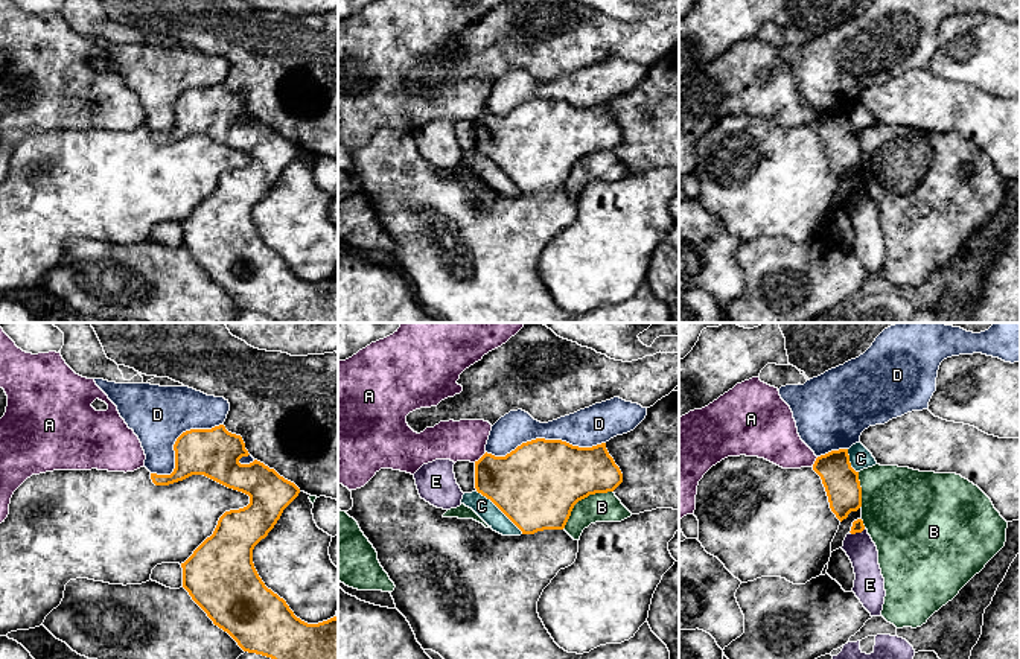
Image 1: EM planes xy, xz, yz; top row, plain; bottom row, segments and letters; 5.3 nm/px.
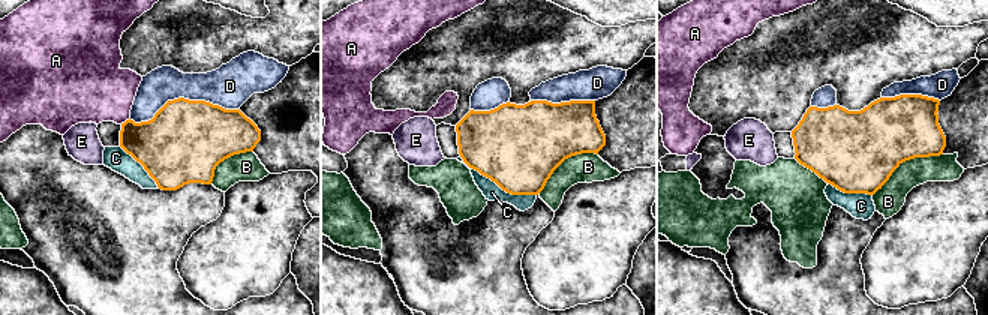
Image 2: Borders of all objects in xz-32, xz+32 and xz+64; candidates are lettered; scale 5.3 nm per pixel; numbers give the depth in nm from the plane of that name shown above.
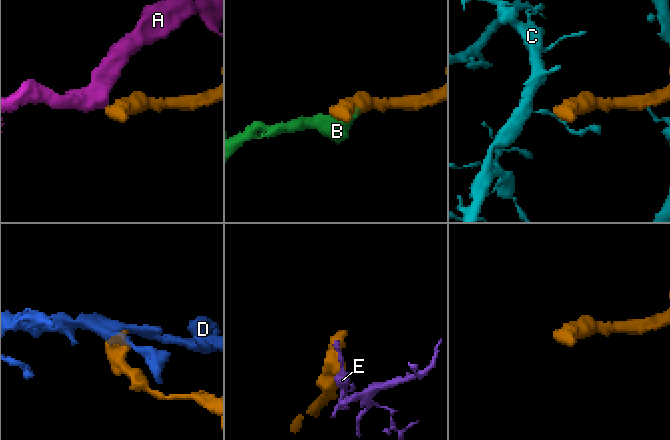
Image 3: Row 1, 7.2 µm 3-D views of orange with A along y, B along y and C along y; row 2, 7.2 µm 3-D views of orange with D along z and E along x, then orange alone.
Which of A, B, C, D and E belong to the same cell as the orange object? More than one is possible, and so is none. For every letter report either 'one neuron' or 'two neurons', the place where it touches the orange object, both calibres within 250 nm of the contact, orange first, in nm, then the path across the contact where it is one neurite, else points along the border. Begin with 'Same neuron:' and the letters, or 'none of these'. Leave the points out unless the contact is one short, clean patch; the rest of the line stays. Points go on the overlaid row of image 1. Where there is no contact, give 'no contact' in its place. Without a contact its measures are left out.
Same neuron: none of these
A: two neurons; contact xz (481, 457); calibres 340 and 220 nm; border xz (486, 452), (474, 461)
B: two neurons; contact xz (582, 498); calibres 460 and 160 nm
C: two neurons; contact xz (500, 509); calibres 460 and 100 nm
D: two neurons; contact xz (545, 440); calibres 460 and 200 nm
E: two neurons; contact yz (857, 531); calibres 60 and 160 nm

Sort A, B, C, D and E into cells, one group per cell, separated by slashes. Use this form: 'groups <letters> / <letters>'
groups A / B / C / D / E

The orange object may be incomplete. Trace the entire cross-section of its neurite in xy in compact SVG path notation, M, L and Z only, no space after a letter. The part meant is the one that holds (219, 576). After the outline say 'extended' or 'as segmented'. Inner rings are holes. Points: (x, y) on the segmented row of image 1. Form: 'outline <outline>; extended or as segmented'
outline M224 425L183 432L174 450L174 472L171 475L151 473L155 485L169 485L192 475L204 475L250 496L247 507L225 511L213 534L181 563L183 587L192 600L244 651L271 659L338 659L338 618L318 624L301 621L283 598L265 586L253 563L254 546L274 528L283 510L298 496L300 489L257 460L241 464L239 460L250 454L242 437L228 432Z; as segmented

